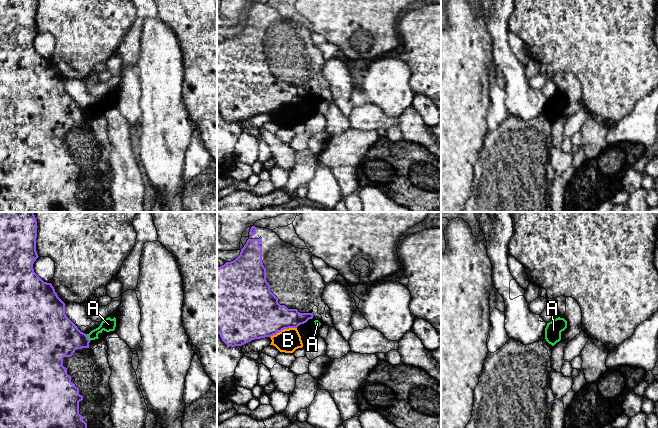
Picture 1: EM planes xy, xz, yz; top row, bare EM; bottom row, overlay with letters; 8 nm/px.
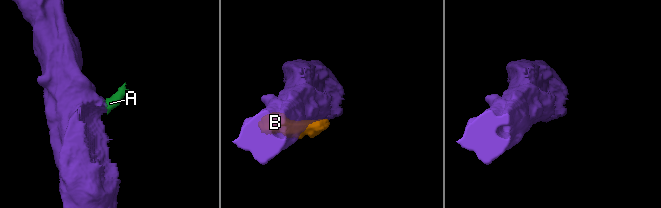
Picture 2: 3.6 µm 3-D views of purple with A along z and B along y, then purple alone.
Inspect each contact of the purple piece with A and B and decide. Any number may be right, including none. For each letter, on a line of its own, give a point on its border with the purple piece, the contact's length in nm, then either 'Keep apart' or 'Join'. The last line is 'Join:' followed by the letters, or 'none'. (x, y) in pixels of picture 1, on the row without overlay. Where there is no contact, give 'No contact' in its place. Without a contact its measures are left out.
A: Touches purple at xy (87, 113). Shared border 70 nm. Keep apart
B: Touches purple at xz (283, 105). Shared border 240 nm. Keep apart
Join: none

